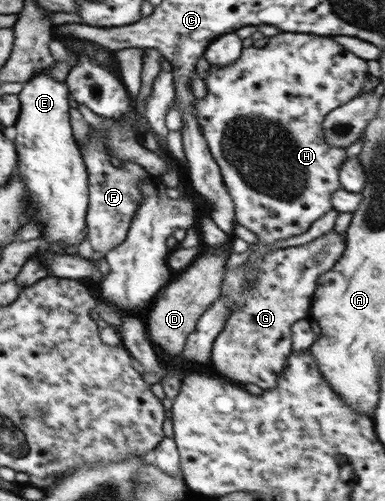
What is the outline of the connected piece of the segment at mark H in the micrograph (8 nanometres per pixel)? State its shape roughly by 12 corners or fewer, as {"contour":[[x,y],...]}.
{"contour":[[279,33],[211,65],[194,112],[236,223],[275,241],[334,209],[331,110],[368,61]]}

